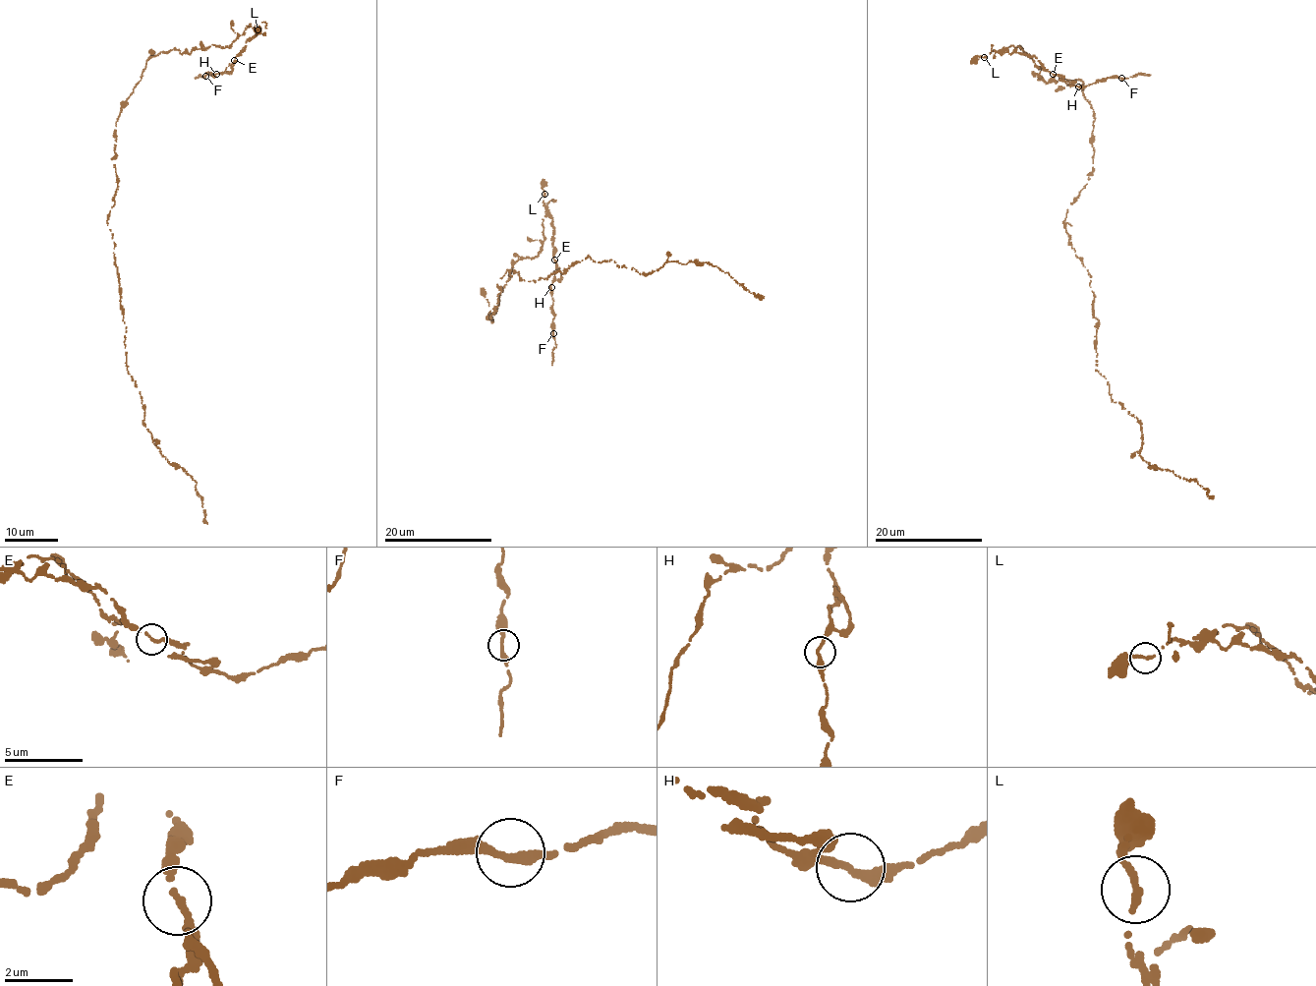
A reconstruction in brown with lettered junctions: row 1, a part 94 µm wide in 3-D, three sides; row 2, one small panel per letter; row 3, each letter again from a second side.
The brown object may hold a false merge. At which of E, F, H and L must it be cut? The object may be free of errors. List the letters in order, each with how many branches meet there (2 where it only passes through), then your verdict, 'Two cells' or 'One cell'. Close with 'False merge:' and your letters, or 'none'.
E: Branches: 2. One cell
F: Branches: 2. One cell
H: Branches: 2. One cell
L: Branches: 2. Two cells
False merge: L

